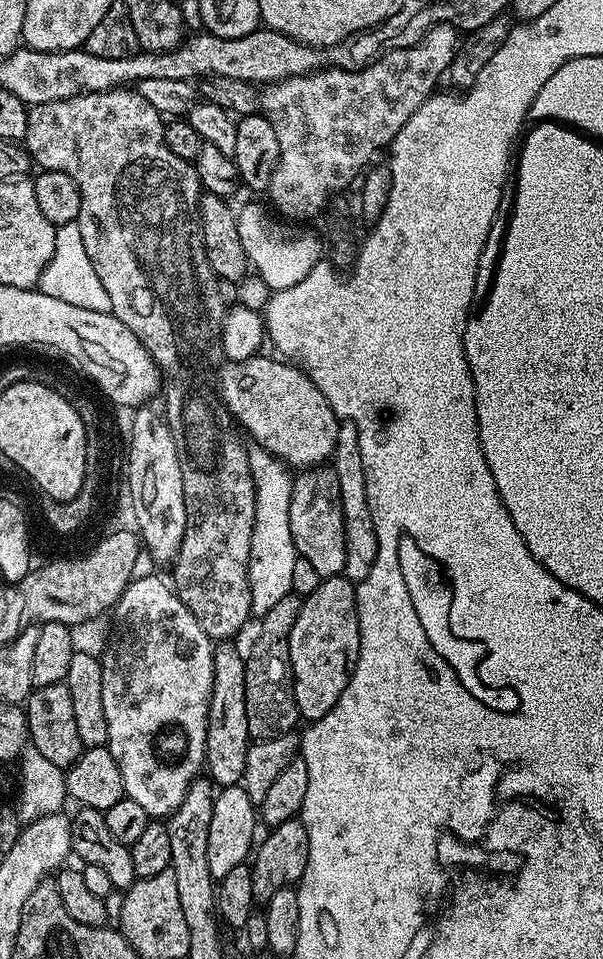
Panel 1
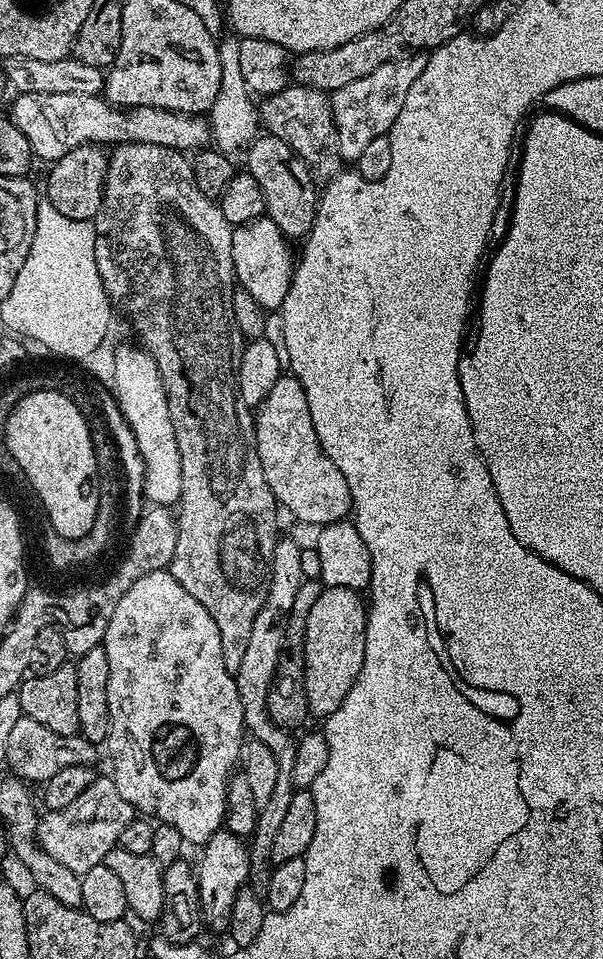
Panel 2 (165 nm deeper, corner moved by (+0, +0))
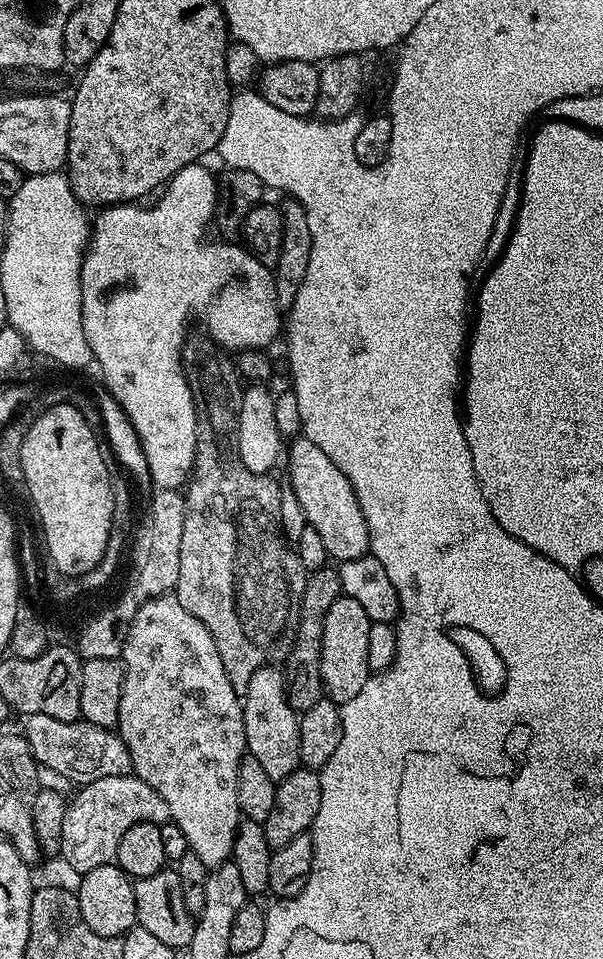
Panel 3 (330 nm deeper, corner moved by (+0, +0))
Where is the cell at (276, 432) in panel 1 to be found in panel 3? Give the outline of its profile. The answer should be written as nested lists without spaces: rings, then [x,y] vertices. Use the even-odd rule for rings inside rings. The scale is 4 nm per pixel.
[[[296,438],[289,444],[292,445],[289,448],[287,445],[286,448],[286,460],[288,456],[287,485],[292,487],[294,494],[298,494],[298,504],[302,506],[302,514],[306,514],[308,527],[318,532],[329,557],[333,561],[336,559],[336,562],[343,562],[369,555],[370,534],[366,526],[366,518],[362,514],[362,506],[358,502],[358,498],[352,489],[352,483],[348,481],[346,474],[342,474],[342,470],[338,470],[338,466],[334,466],[334,462],[330,462],[330,458],[326,458],[325,452],[318,446],[314,446],[314,442]]]

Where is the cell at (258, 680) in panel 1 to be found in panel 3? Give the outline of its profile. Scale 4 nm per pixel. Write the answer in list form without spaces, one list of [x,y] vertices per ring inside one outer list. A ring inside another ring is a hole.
[[[325,566],[313,571],[305,582],[296,641],[292,647],[292,652],[288,655],[286,667],[283,669],[286,698],[297,714],[310,710],[310,706],[318,706],[318,702],[325,699],[322,670],[320,669],[320,663],[322,662],[322,630],[330,606],[334,606],[334,602],[340,595],[342,595],[340,573],[335,567]]]

